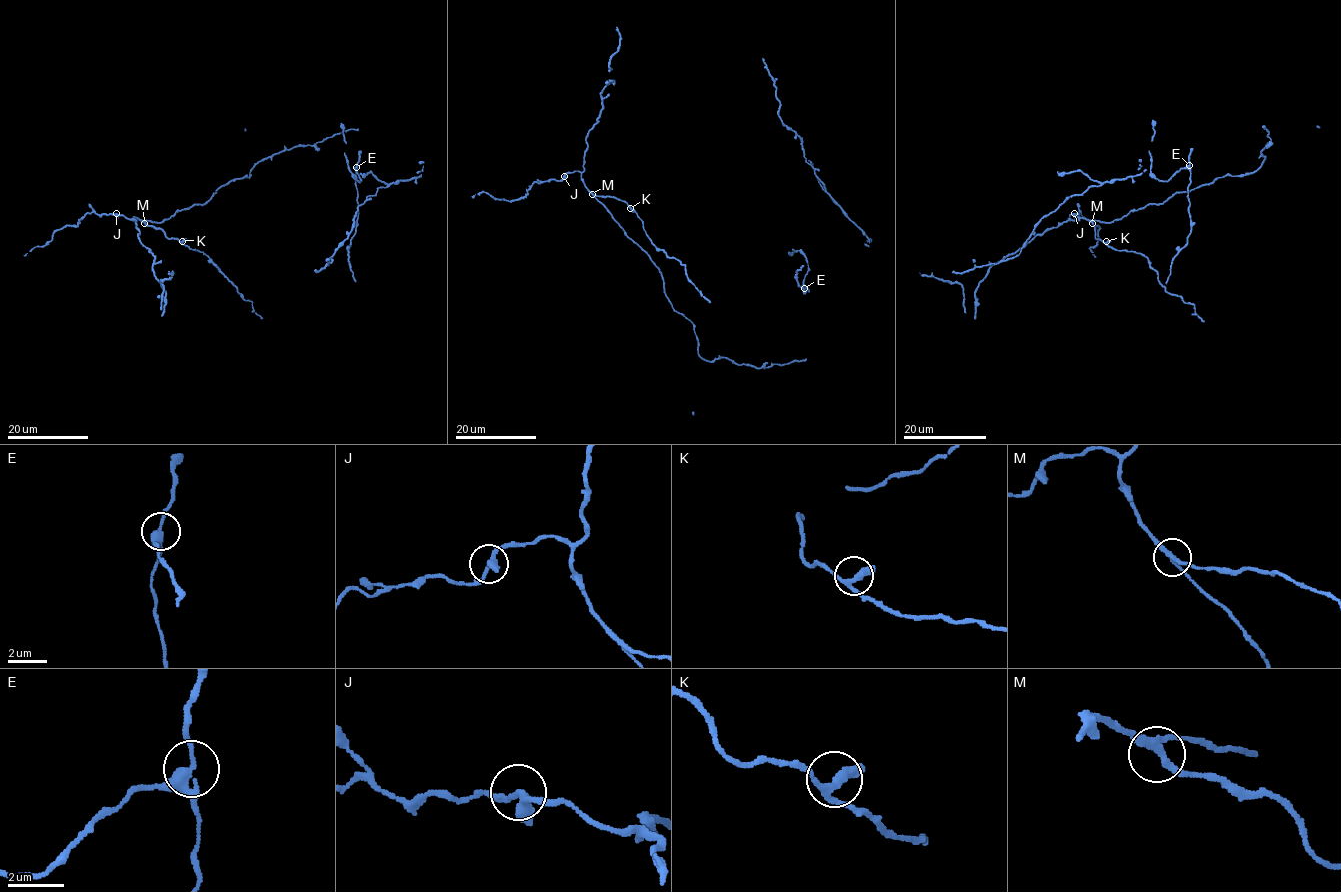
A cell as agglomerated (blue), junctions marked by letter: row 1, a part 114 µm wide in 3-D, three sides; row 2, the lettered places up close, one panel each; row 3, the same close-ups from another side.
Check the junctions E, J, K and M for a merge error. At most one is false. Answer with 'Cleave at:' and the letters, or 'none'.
Cleave at: none

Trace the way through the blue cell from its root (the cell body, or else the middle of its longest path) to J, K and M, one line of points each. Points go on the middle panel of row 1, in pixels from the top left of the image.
J: (716, 359), (706, 361), (699, 355), (693, 324), (673, 308), (661, 272), (585, 185), (581, 173), (564, 176)
K: (716, 359), (706, 361), (699, 355), (693, 324), (673, 308), (661, 272), (593, 195), (614, 197), (630, 208)
M: (716, 359), (706, 361), (699, 355), (693, 324), (673, 308), (664, 292), (661, 272), (592, 194)

